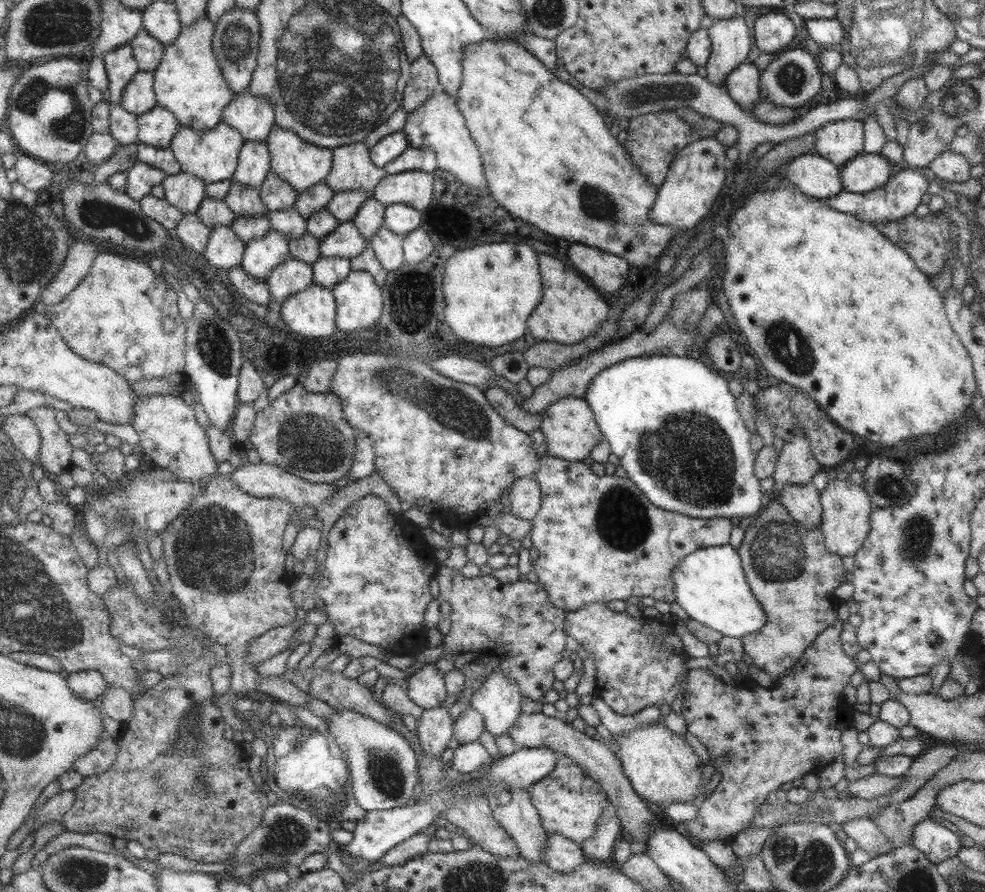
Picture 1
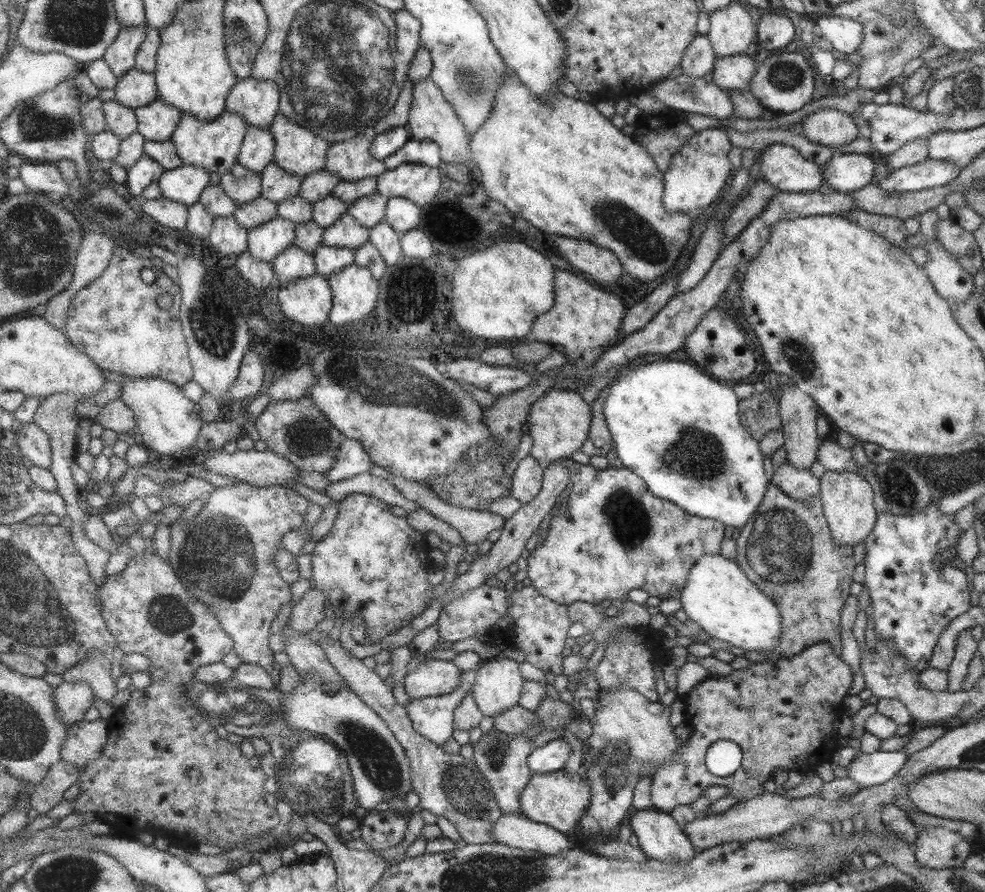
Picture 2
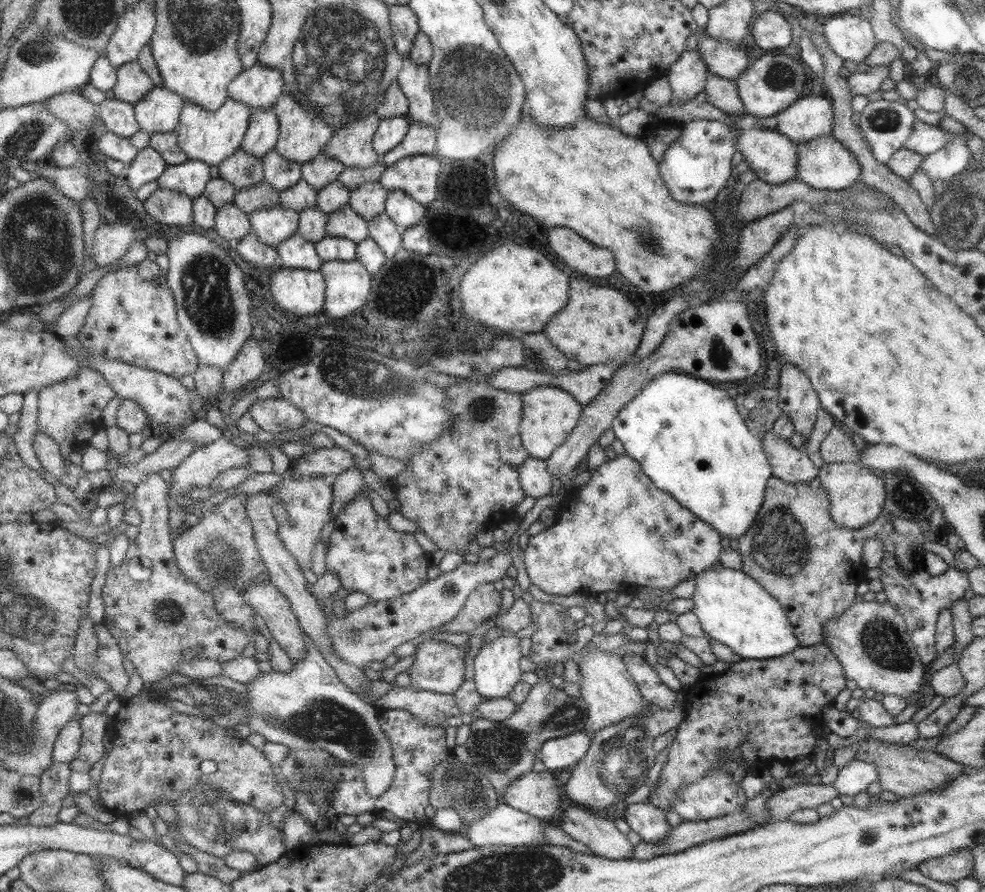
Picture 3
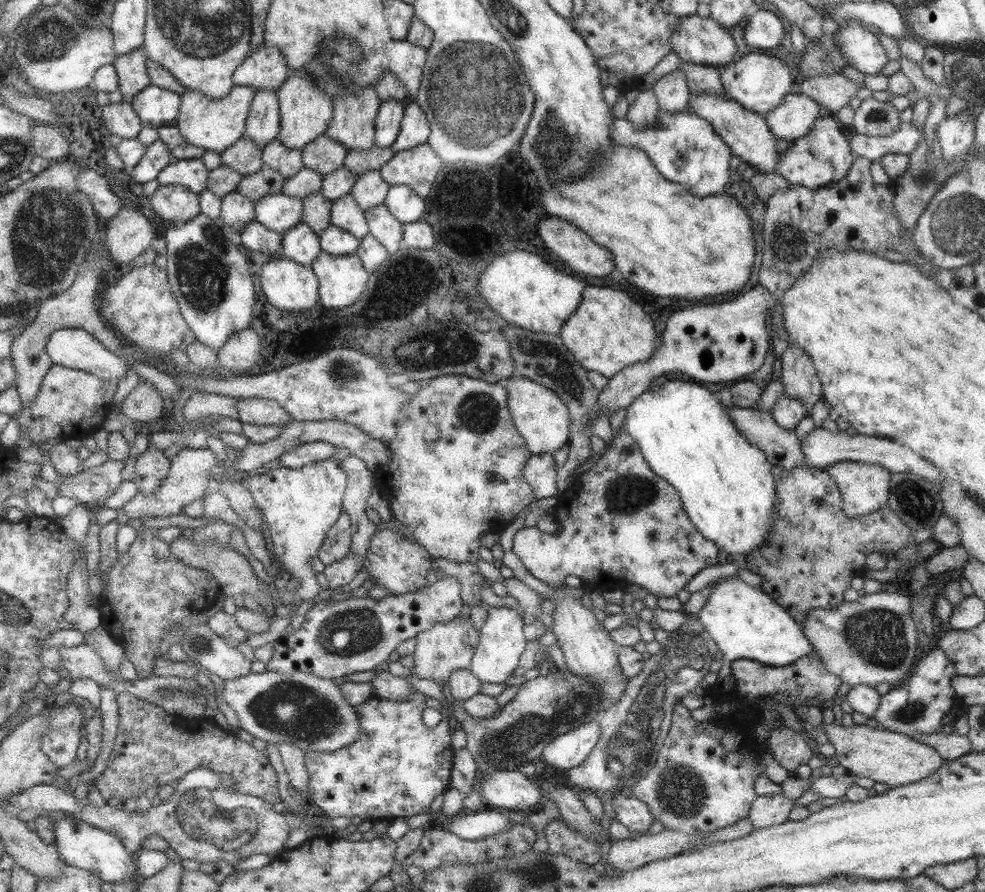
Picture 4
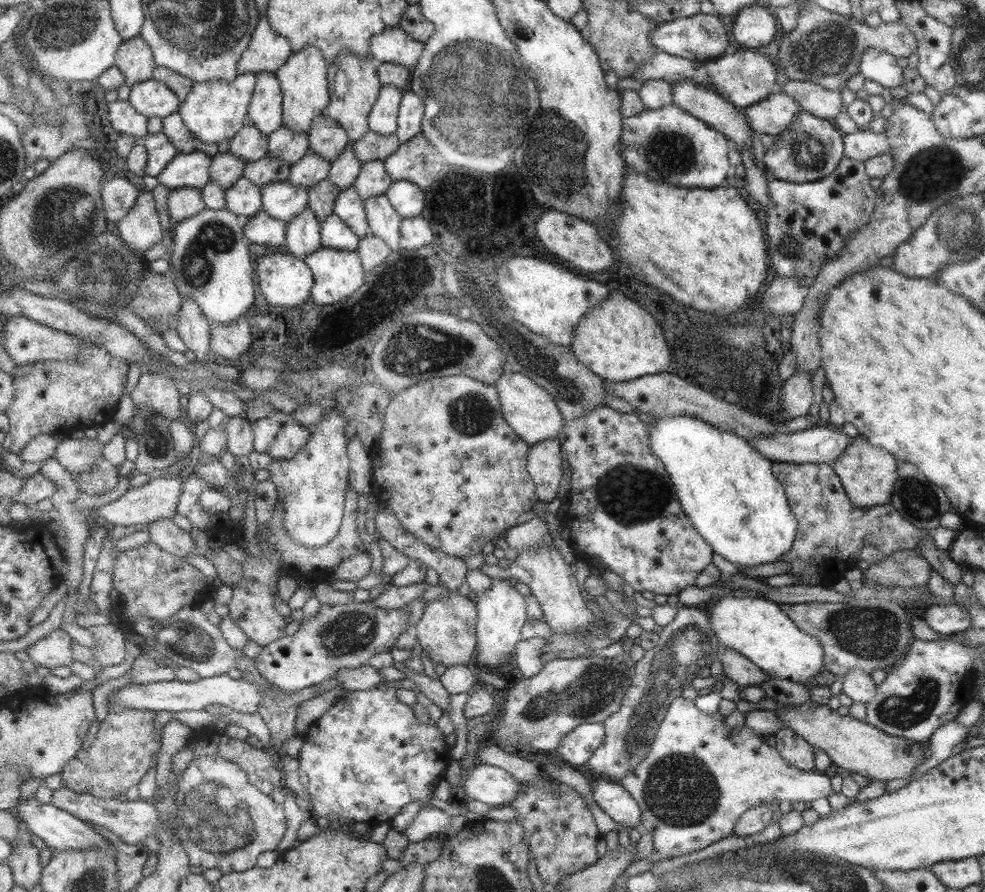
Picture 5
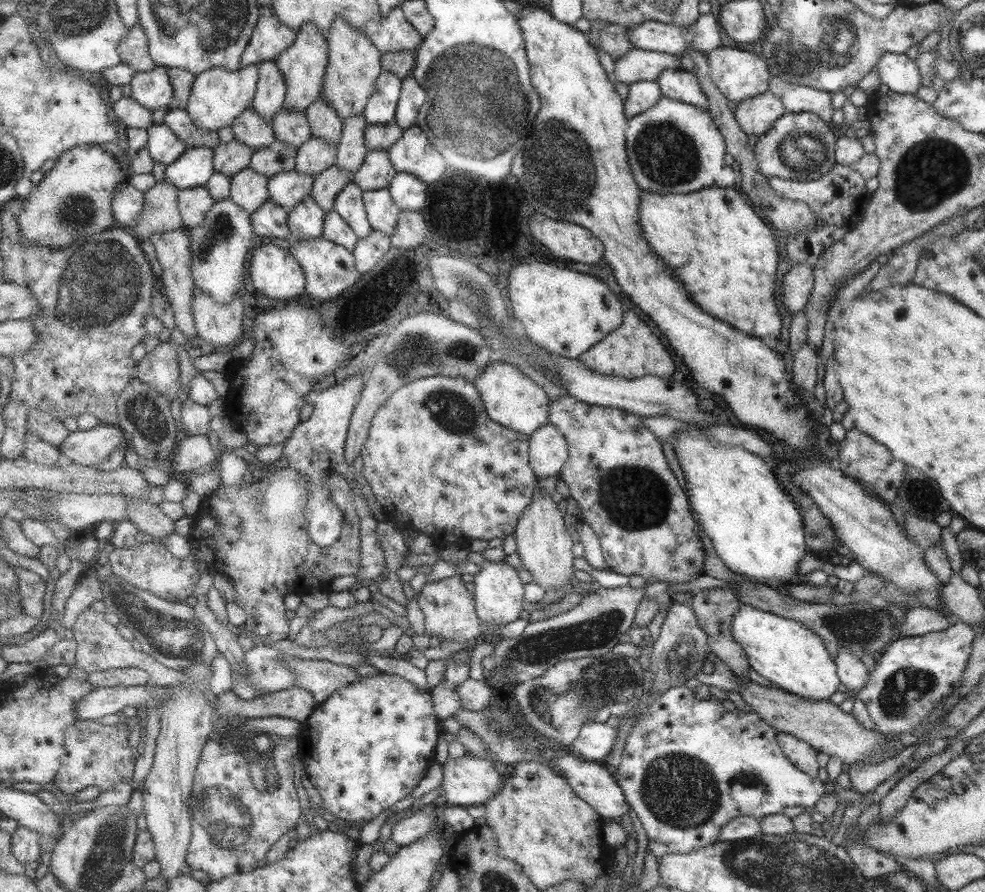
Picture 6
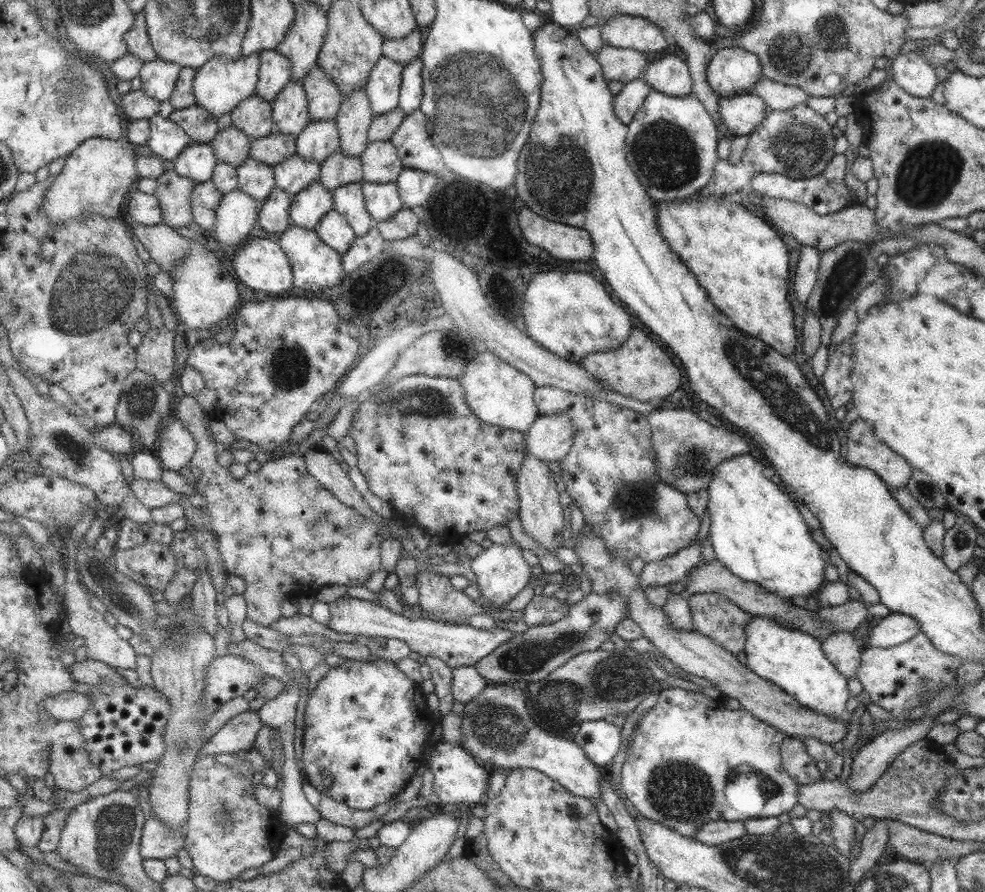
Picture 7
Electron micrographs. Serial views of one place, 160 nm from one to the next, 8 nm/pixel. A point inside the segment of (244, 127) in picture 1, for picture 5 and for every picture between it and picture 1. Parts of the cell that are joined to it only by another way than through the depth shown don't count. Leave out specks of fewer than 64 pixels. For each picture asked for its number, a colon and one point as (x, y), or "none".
2: (258, 101)
3: (260, 87)
4: (266, 68)
5: (268, 51)

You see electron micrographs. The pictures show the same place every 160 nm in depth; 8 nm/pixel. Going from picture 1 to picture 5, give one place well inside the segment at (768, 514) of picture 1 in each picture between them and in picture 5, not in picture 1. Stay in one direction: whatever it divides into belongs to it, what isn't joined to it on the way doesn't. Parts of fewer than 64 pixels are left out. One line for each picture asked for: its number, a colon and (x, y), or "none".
2: (786, 549)
3: (795, 550)
4: (813, 552)
5: (831, 530)

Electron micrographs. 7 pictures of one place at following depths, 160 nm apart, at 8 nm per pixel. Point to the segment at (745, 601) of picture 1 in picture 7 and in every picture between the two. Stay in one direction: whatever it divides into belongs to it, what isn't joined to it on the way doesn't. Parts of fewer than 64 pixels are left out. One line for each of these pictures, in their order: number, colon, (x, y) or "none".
2: (718, 597)
3: (734, 610)
4: (745, 623)
5: (758, 629)
6: (791, 657)
7: (791, 659)

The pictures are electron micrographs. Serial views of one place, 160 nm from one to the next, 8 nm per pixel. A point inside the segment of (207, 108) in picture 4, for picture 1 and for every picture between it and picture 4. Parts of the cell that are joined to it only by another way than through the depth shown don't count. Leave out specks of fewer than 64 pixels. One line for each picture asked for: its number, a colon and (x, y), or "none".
1: (213, 155)
2: (216, 145)
3: (211, 136)

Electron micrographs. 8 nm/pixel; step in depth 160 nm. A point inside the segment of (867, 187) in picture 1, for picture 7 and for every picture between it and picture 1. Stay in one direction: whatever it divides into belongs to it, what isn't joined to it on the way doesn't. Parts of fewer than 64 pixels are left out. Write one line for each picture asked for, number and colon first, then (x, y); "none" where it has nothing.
2: (845, 173)
3: (824, 164)
4: (821, 158)
5: (811, 148)
6: (798, 146)
7: (797, 142)

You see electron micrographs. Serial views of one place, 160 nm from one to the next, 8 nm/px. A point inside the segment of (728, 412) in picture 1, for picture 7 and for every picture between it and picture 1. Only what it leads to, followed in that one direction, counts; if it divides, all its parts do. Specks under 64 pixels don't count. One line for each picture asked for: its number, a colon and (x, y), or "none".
2: (677, 429)
3: (687, 436)
4: (726, 489)
5: (725, 487)
6: (756, 532)
7: (755, 531)

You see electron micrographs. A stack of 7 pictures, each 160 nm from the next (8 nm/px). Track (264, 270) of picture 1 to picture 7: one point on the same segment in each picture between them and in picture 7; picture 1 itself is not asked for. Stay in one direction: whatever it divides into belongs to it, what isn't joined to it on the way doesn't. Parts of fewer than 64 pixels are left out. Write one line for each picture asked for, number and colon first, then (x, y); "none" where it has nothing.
2: (266, 242)
3: (273, 225)
4: (280, 212)
5: (283, 200)
6: (288, 189)
7: (296, 173)

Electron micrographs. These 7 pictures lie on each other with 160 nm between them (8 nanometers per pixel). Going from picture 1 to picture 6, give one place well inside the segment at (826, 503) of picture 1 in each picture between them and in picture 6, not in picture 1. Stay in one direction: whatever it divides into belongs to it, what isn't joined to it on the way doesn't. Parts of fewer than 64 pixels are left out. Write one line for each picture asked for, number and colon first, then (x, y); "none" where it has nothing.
2: (846, 497)
3: (856, 496)
4: (863, 486)
5: (868, 473)
6: (860, 457)

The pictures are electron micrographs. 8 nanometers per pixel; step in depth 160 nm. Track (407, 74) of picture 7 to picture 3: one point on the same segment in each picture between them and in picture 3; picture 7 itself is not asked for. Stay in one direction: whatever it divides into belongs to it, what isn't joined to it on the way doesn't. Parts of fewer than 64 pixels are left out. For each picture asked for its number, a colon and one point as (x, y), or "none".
3: (420, 139)
4: (414, 129)
5: (410, 108)
6: (412, 96)

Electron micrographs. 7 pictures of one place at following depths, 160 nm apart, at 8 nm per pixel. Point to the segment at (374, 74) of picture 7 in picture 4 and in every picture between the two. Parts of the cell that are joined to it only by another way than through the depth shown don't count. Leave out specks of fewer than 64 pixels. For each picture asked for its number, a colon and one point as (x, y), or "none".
4: (388, 121)
5: (383, 115)
6: (380, 110)

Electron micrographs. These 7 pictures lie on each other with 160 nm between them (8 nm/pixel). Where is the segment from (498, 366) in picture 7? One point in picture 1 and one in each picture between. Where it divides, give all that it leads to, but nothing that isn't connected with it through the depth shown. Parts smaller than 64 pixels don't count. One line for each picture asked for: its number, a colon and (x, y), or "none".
1: (569, 431)
2: (558, 421)
3: (549, 415)
4: (539, 415)
5: (531, 411)
6: (510, 398)

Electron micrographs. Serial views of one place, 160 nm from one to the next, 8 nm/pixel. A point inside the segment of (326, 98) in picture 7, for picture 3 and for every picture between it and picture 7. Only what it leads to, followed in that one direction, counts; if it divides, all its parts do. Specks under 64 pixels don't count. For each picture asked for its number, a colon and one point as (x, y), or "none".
3: (323, 171)
4: (324, 155)
5: (328, 138)
6: (326, 123)

